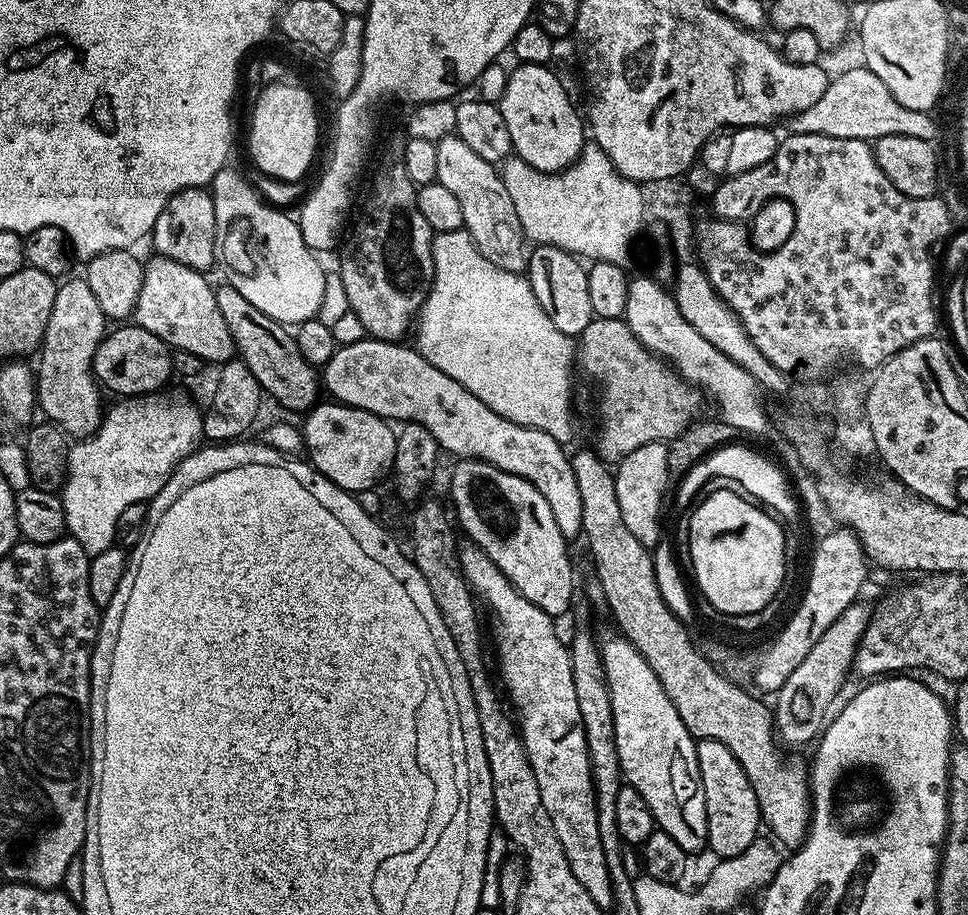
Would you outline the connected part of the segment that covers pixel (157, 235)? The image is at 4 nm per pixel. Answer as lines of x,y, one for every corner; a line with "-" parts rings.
187,188
170,198
158,214
158,222
154,222
150,233
150,241
159,255
170,258
174,262
182,262
182,266
190,266
194,270
207,273
208,267
218,260
218,243
216,241
214,202
211,191
204,188

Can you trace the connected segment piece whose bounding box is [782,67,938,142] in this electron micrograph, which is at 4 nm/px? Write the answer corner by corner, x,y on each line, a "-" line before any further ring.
861,67
833,77
826,93
814,102
814,106
790,115
782,122
787,135
826,134
834,138
854,138
875,142
890,134
901,134
912,138
935,141
938,128
931,113
912,110
902,106
894,94
883,85
873,71

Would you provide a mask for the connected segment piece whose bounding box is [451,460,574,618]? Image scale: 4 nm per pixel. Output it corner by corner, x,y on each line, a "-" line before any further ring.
460,460
452,472
452,504
455,519
471,543
484,551
486,558
502,570
502,574
522,594
522,598
530,598
534,606
541,608
546,615
560,618
560,615
571,609
572,574
574,560
568,557
569,541
564,539
562,530
558,530
558,522
554,522
554,513
550,506
526,478
518,478
506,470
498,470
498,466
487,464
481,460

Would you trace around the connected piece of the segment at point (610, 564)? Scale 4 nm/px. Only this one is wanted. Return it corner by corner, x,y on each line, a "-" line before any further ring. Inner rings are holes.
595,451
572,452
570,456
574,466
574,479
578,482
578,494
582,494
582,533
583,539
588,539
588,548
598,578
601,579
605,590
605,605
607,610
612,611
616,624
624,639
629,640
646,658
650,670
662,682
662,690
674,702
674,710
678,710
678,718
686,726
688,733
696,740
717,740
738,758
742,770
746,770
746,778
750,778
750,786
754,786
754,794
758,798
760,807
760,819
763,827
785,849
795,850
804,844
808,836
808,822
810,809
812,807
812,794
810,791
810,764
800,754
792,754
789,760
780,760
781,745
778,743
776,726
774,723
774,712
759,700
759,695
751,696
747,687
735,684
734,681
726,679
718,669
715,668
700,653
699,647
692,645
692,636
687,632
685,621
678,619
666,606
666,598
662,598
662,590
658,590
658,578
656,577
656,562
653,553
630,534
626,521
622,518
622,510
618,506
618,494
614,494
614,472
605,461
601,460

